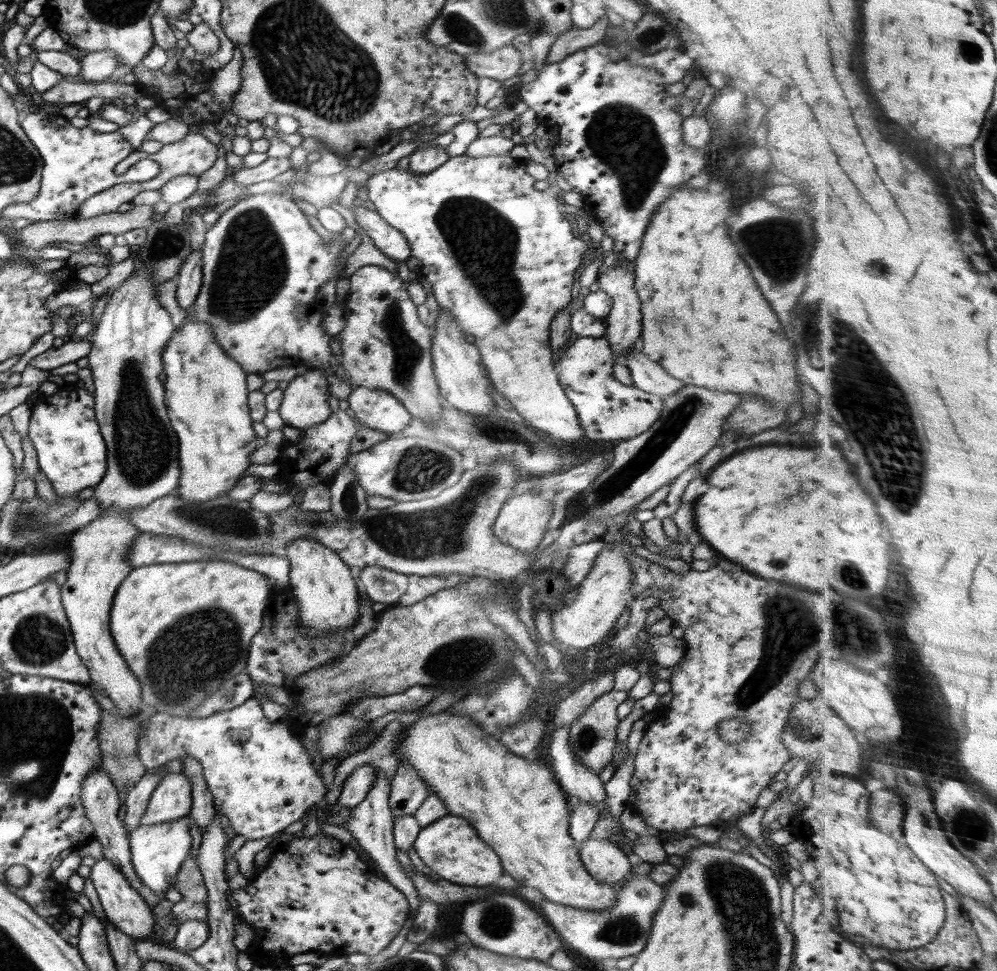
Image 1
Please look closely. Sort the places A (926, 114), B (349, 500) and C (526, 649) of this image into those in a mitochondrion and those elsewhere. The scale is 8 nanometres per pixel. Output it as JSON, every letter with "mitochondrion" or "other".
{"A":"other","B":"mitochondrion","C":"other"}

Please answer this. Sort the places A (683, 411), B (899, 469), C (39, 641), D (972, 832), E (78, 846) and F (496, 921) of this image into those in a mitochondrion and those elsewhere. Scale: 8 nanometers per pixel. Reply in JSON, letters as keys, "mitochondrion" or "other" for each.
{"A":"mitochondrion","B":"mitochondrion","C":"mitochondrion","D":"mitochondrion","E":"other","F":"mitochondrion"}

